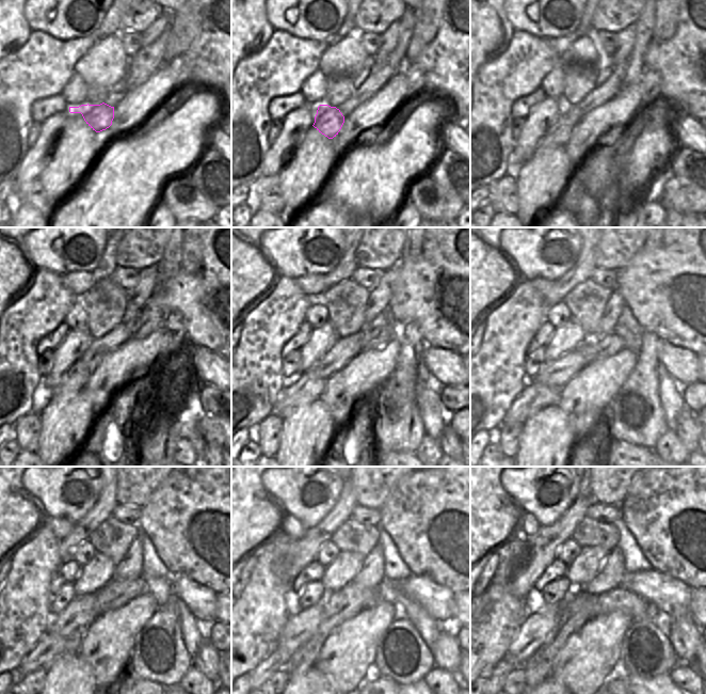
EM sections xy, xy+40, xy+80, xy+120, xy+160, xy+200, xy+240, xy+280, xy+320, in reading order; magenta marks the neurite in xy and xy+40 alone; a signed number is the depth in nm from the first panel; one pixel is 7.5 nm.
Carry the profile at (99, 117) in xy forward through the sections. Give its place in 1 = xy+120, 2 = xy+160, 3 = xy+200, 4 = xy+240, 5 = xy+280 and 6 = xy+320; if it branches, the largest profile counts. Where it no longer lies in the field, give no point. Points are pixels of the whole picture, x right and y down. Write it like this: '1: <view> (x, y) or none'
1: xy+120 (74, 380)
2: xy+160 (304, 385)
3: xy+200 (528, 403)
4: xy+240 (50, 644)
5: xy+280 (278, 659)
6: xy+320 (496, 677)

